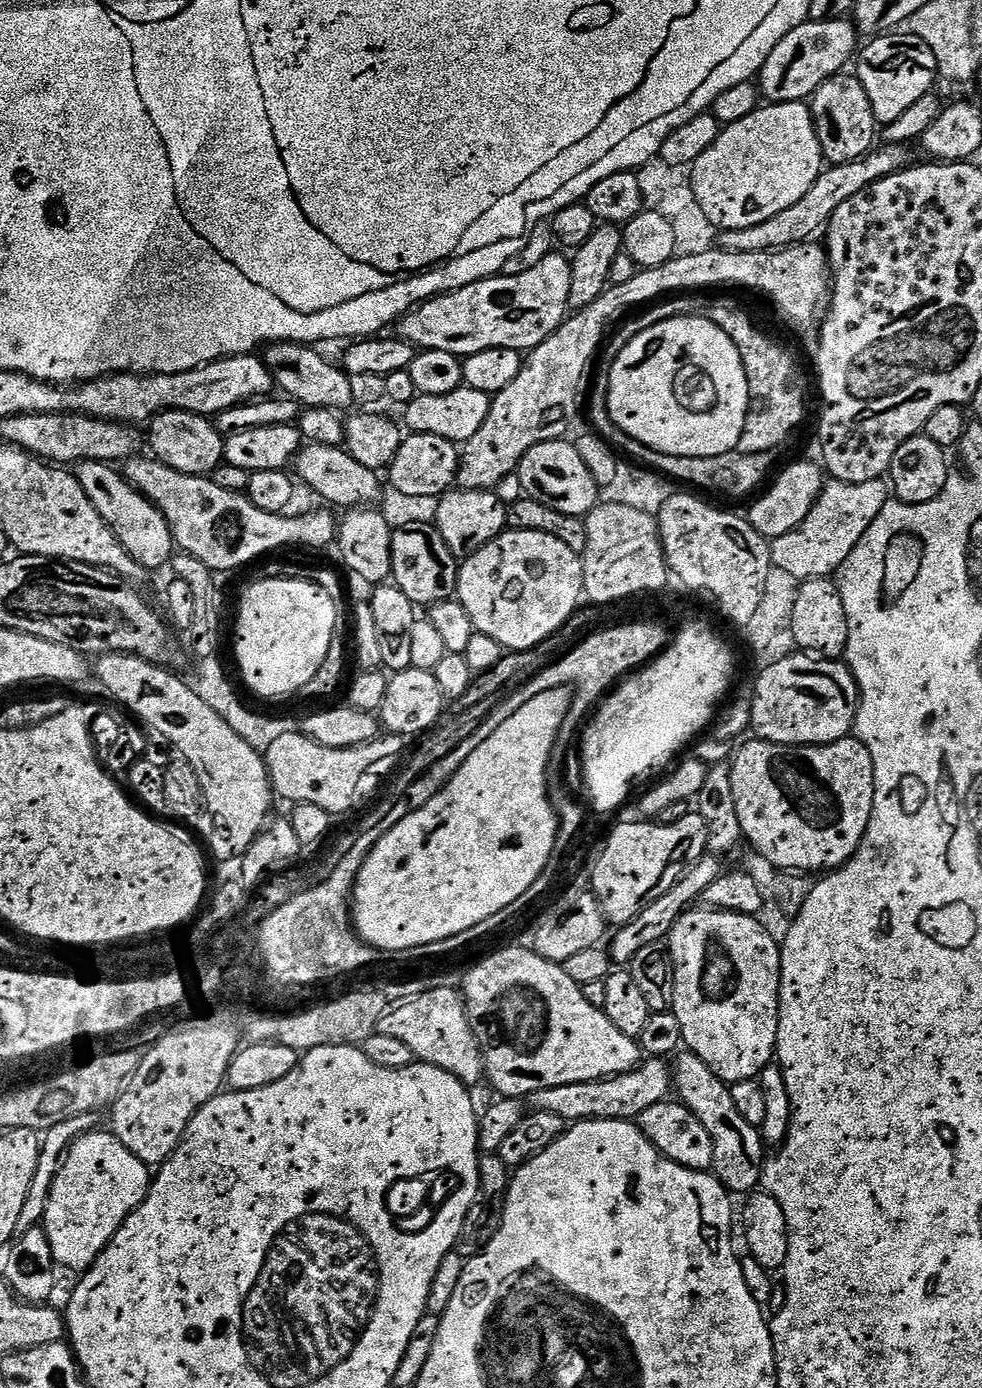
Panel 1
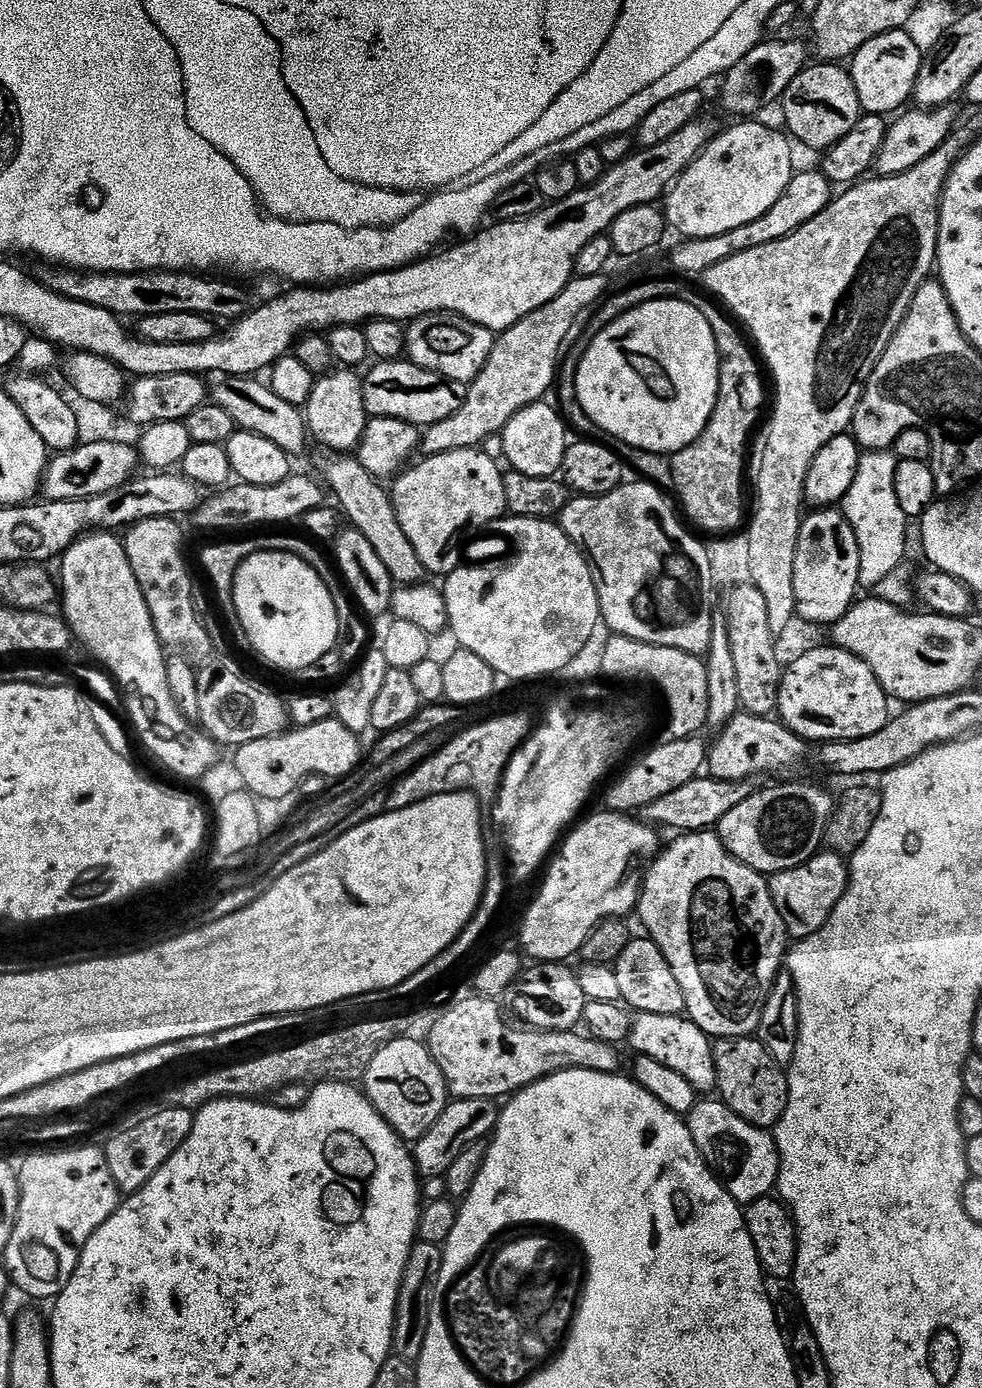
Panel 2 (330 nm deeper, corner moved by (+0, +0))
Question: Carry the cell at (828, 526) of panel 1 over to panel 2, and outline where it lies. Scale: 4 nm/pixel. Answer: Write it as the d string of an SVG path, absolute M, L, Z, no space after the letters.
M865 451L858 462L858 474L844 495L842 511L858 538L858 578L860 588L874 590L889 576L897 571L904 560L904 551L908 548L908 524L910 517L898 506L898 494L894 491L894 474L898 461L890 451Z

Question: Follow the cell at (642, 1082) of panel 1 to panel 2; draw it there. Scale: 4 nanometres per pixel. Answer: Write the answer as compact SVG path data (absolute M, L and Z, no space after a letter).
M470 1098L469 1100L453 1099L442 1110L438 1122L422 1134L422 1138L415 1141L411 1149L412 1160L416 1164L417 1176L424 1180L435 1176L444 1176L450 1170L451 1163L470 1145L491 1137L496 1131L496 1119L500 1116L500 1108L496 1100Z

